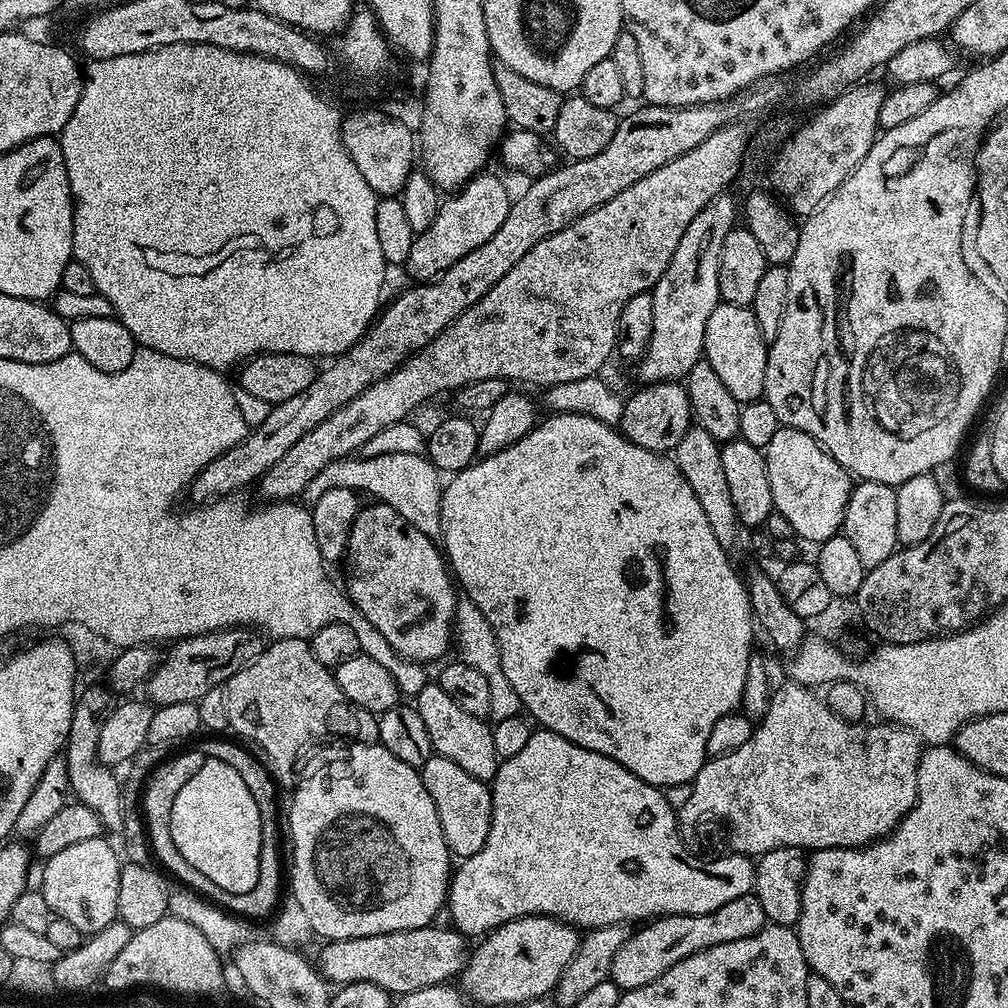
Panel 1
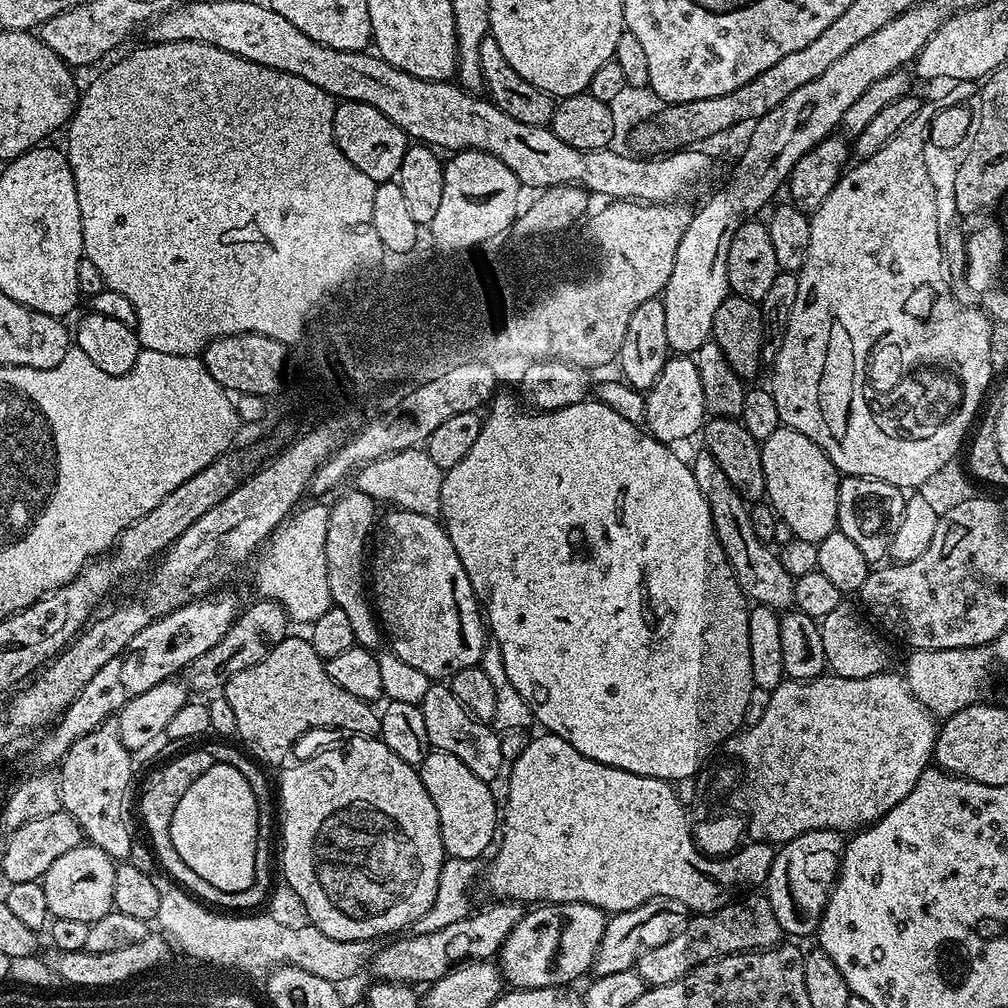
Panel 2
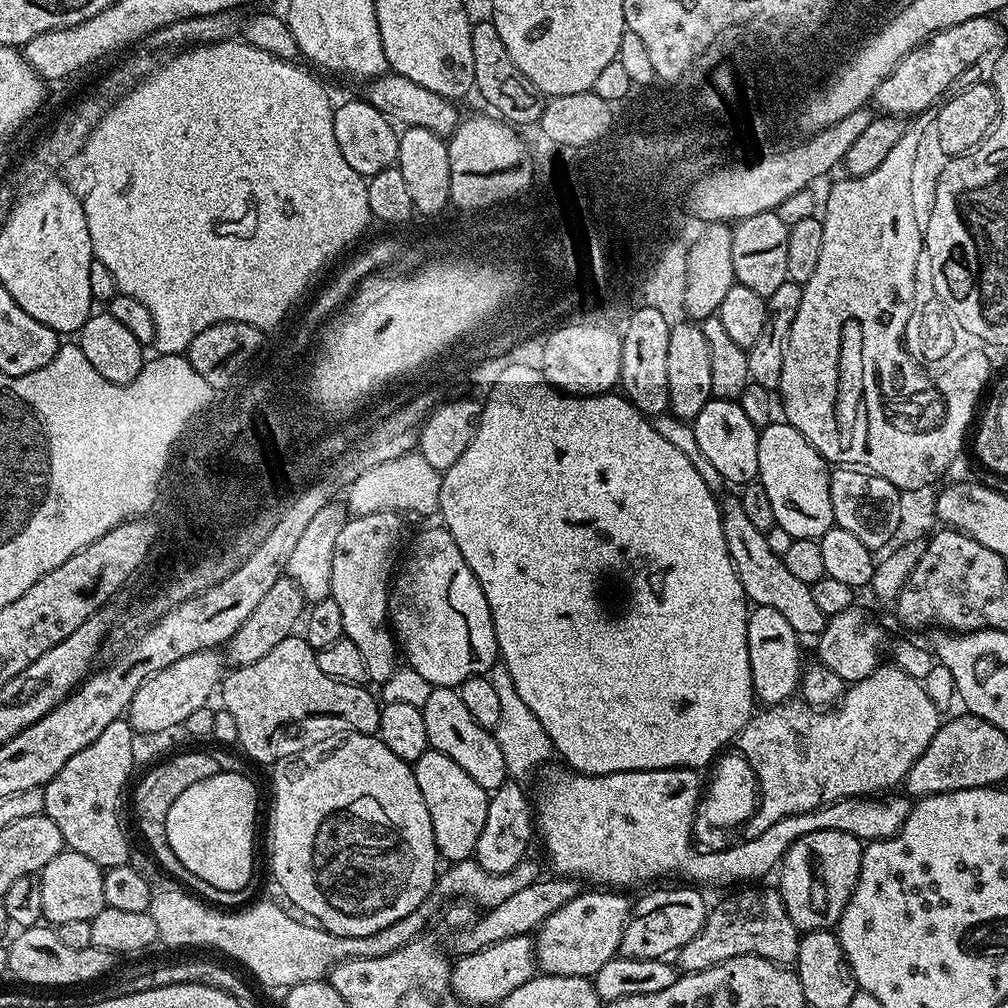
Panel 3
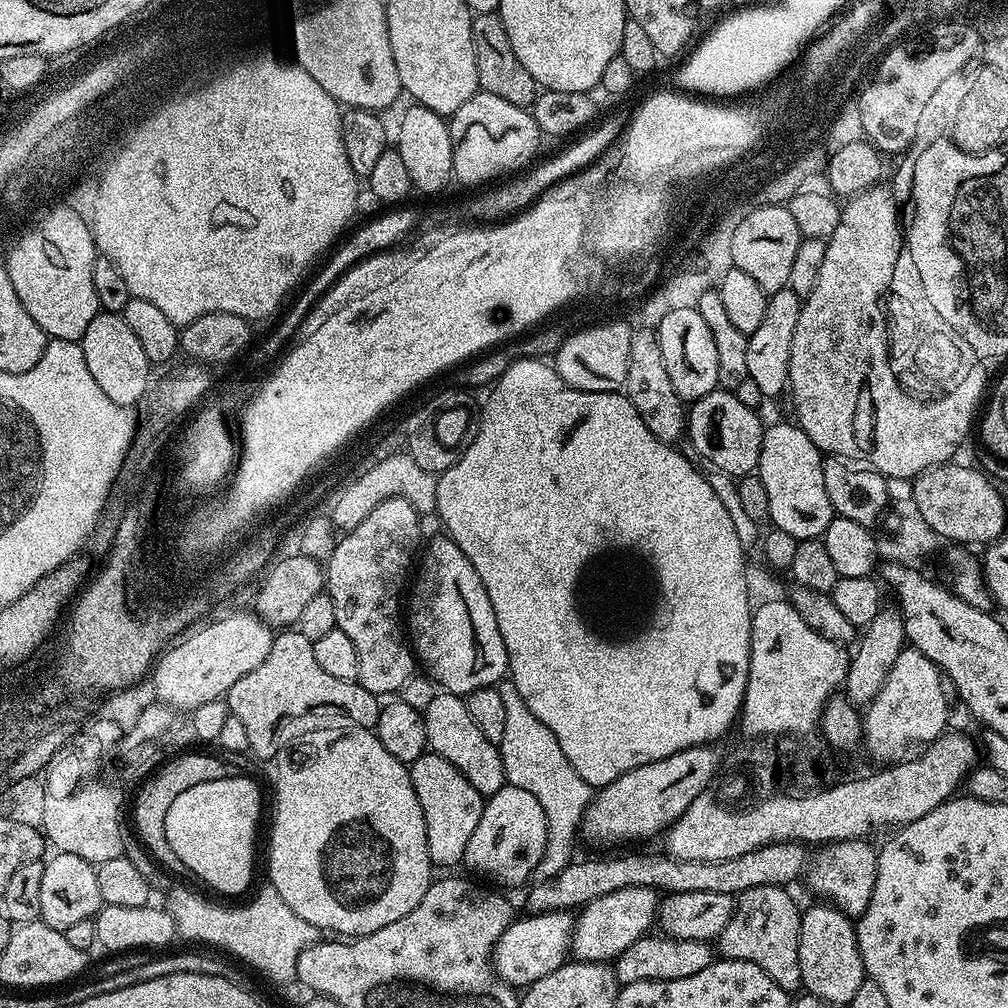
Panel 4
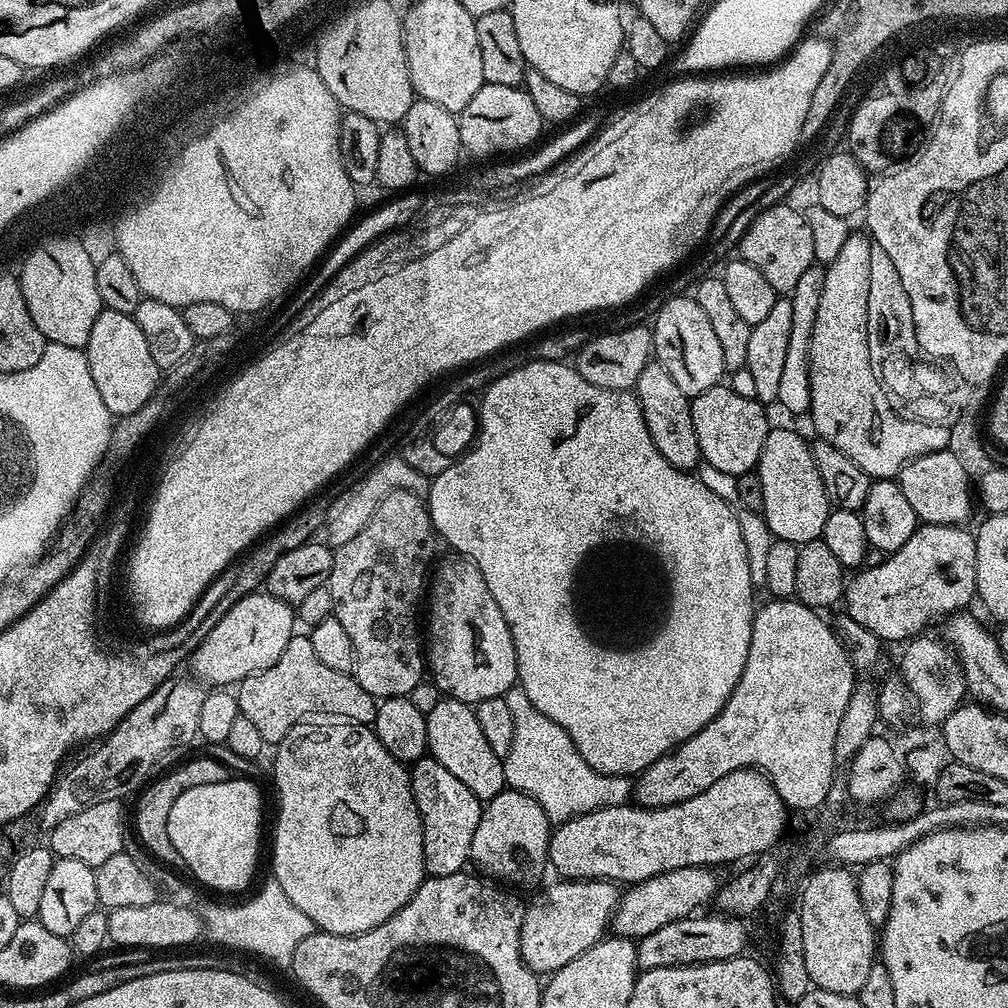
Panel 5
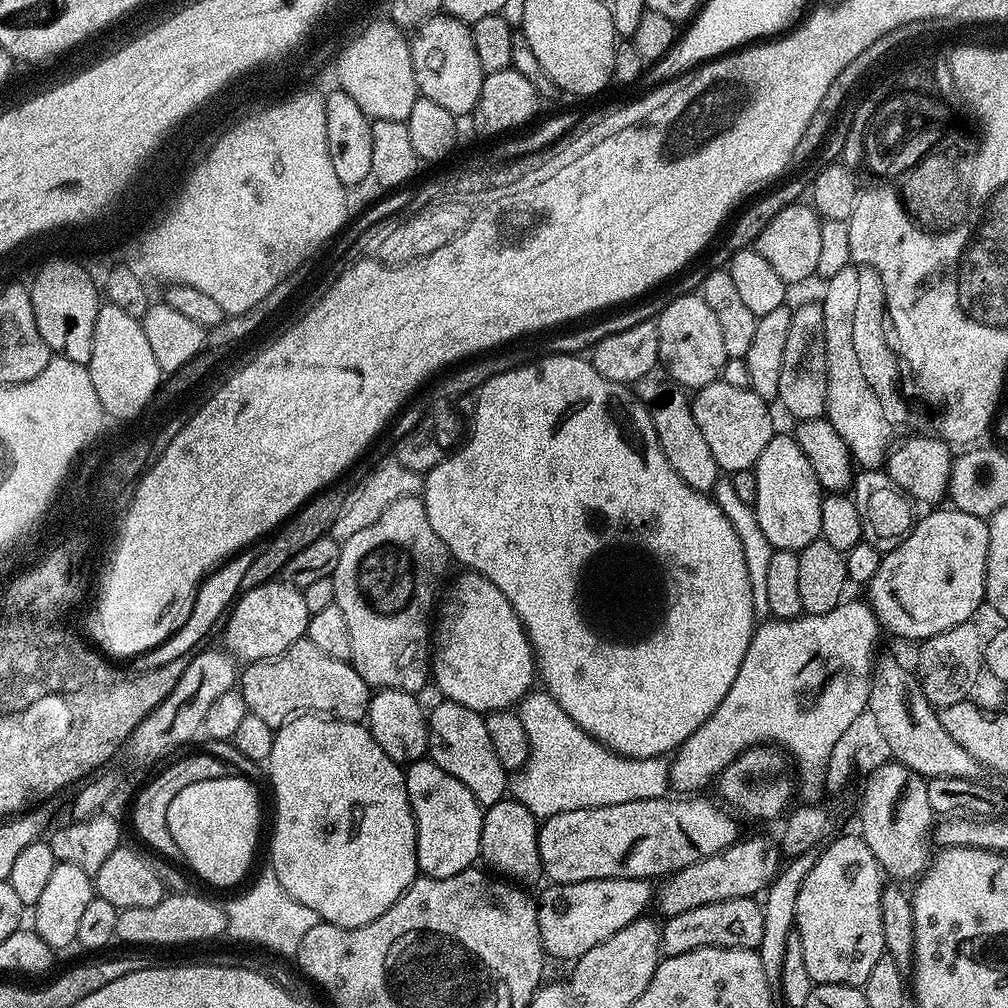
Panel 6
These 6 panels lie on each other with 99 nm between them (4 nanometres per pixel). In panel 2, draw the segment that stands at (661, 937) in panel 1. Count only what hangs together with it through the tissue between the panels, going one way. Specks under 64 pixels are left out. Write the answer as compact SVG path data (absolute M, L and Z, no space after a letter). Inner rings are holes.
M748 894L745 896L748 896L745 900L733 899L732 903L722 906L717 912L693 915L689 919L688 925L682 930L678 930L678 934L674 934L674 938L670 938L670 942L665 942L662 946L654 946L654 950L646 950L646 954L638 957L635 969L637 974L643 978L645 985L654 988L666 986L670 982L678 982L678 978L690 974L698 966L716 960L720 956L729 956L735 952L755 952L762 948L774 948L781 943L782 933L778 926L778 918L774 918L774 910L770 910L767 895Z

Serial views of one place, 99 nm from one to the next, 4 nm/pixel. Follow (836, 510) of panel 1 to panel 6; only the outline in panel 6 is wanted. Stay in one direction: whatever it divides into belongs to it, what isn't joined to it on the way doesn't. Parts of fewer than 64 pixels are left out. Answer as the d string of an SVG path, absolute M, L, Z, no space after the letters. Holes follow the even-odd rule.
M773 434L770 442L766 442L766 450L762 450L754 471L758 478L755 514L762 534L766 534L773 548L799 553L800 549L810 546L810 542L820 539L825 493L818 478L814 478L814 469L810 467L806 454L802 454L802 446L798 446L795 435Z

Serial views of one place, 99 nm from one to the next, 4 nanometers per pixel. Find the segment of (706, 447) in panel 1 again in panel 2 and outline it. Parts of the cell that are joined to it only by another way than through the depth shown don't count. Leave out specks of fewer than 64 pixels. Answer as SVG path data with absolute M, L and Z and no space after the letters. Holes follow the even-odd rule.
M700 450L696 460L691 461L694 482L698 482L698 490L702 490L702 498L706 498L706 506L710 506L710 518L714 522L714 530L718 534L718 542L728 559L728 565L736 576L738 586L744 591L745 597L756 604L764 604L767 608L788 610L794 604L793 576L786 574L785 561L779 560L769 545L754 534L754 525L750 523L749 505L734 490L730 478L722 474L722 466L714 462L707 450Z

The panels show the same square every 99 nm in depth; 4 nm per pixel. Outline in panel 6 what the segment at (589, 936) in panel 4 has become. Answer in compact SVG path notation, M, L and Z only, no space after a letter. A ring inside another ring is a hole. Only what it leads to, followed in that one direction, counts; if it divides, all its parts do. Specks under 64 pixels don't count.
M741 838L725 852L702 858L682 870L672 873L659 885L654 896L654 908L667 918L682 914L682 910L694 910L694 906L706 906L710 902L726 902L730 898L759 897L772 883L778 871L777 853L764 840Z

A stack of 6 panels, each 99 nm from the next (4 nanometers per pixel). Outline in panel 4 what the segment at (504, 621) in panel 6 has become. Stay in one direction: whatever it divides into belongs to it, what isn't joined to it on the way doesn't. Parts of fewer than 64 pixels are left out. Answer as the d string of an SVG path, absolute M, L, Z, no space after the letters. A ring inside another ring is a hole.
M447 534L439 535L429 542L428 549L427 544L423 549L410 584L410 595L406 600L406 635L417 661L425 668L423 671L443 691L467 697L469 692L491 688L505 679L508 655L498 630L494 606L490 606L490 598L486 594L486 586L482 586L482 578L478 578L478 570L470 566L470 558L458 550L456 543Z

